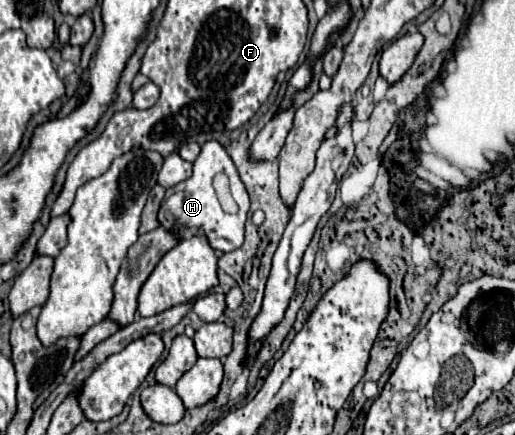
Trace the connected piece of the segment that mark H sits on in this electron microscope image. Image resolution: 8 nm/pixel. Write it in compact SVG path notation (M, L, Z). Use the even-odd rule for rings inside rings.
M212 139L212 141L206 141L202 145L202 151L194 161L192 177L166 191L166 197L164 197L164 203L160 207L158 219L160 219L162 225L166 223L168 229L170 227L176 229L182 239L192 237L192 235L206 235L216 251L228 253L228 251L238 249L242 245L242 241L244 241L244 223L246 223L248 207L250 207L248 193L244 191L244 185L242 185L242 181L240 181L240 177L236 173L236 167L234 167L232 159L228 157L226 149L218 141ZM218 173L224 173L228 177L230 191L234 193L234 199L236 199L236 205L238 205L236 213L226 213L222 209L218 197L216 197L212 181L214 181L214 177Z

